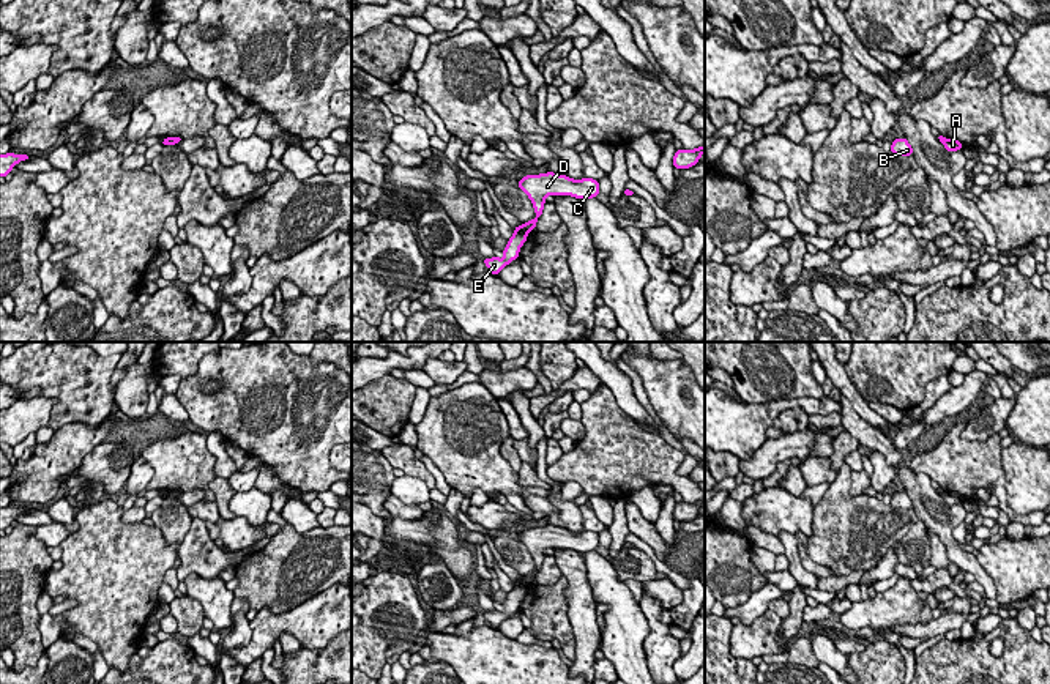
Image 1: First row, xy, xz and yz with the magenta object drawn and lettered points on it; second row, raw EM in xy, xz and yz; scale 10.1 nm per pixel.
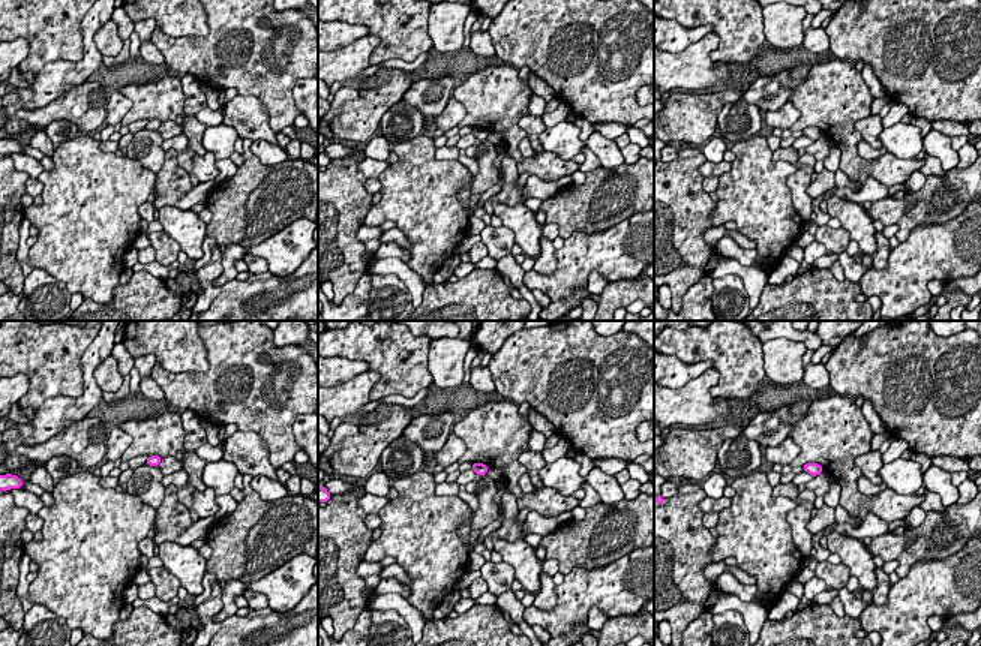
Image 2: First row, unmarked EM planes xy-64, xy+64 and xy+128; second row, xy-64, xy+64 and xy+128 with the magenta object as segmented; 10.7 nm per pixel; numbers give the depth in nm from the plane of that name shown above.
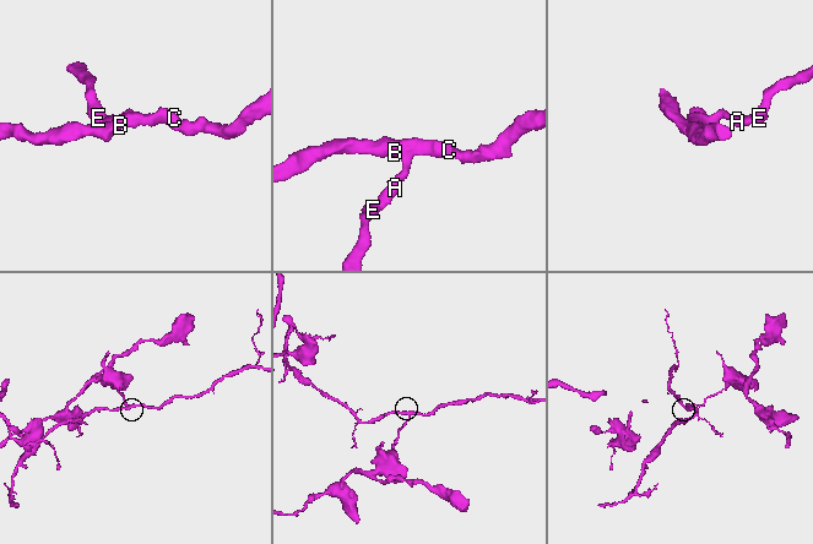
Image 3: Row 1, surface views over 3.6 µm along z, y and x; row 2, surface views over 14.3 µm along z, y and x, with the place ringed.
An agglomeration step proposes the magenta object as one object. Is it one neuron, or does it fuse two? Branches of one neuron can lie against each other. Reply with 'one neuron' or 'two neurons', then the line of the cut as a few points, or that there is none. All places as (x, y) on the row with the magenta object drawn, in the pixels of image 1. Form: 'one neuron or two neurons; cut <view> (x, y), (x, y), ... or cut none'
two neurons; cut xz (521, 226), (528, 230)

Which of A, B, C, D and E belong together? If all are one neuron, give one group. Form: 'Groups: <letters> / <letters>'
Groups: A E / B C D

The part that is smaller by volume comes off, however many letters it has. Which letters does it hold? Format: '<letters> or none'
B, C, D

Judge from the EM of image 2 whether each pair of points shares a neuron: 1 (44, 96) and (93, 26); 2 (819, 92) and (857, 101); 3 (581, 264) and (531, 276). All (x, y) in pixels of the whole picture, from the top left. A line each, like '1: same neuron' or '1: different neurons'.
1: same neuron
2: same neuron
3: same neuron

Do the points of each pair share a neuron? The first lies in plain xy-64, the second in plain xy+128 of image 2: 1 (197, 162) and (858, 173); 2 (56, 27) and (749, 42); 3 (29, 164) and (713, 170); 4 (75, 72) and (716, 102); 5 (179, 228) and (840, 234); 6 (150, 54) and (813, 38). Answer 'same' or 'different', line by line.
1: same
2: same
3: same
4: same
5: different
6: same

